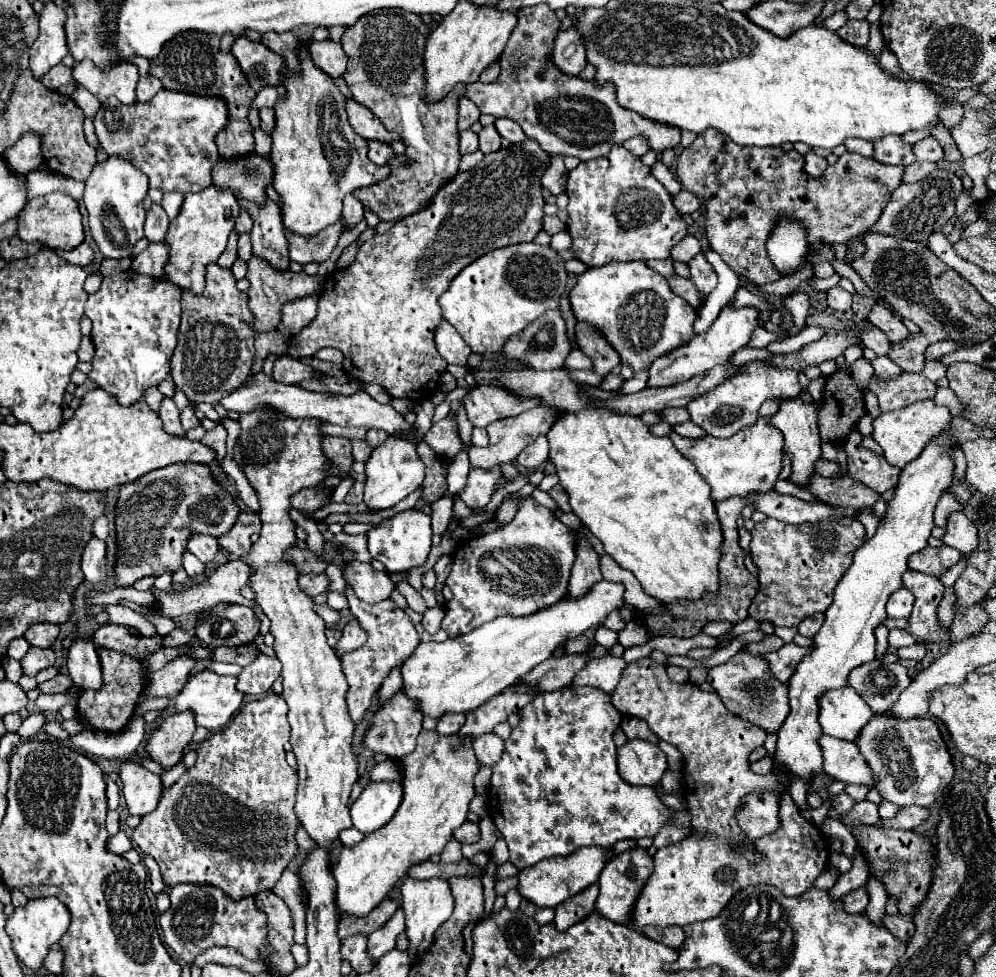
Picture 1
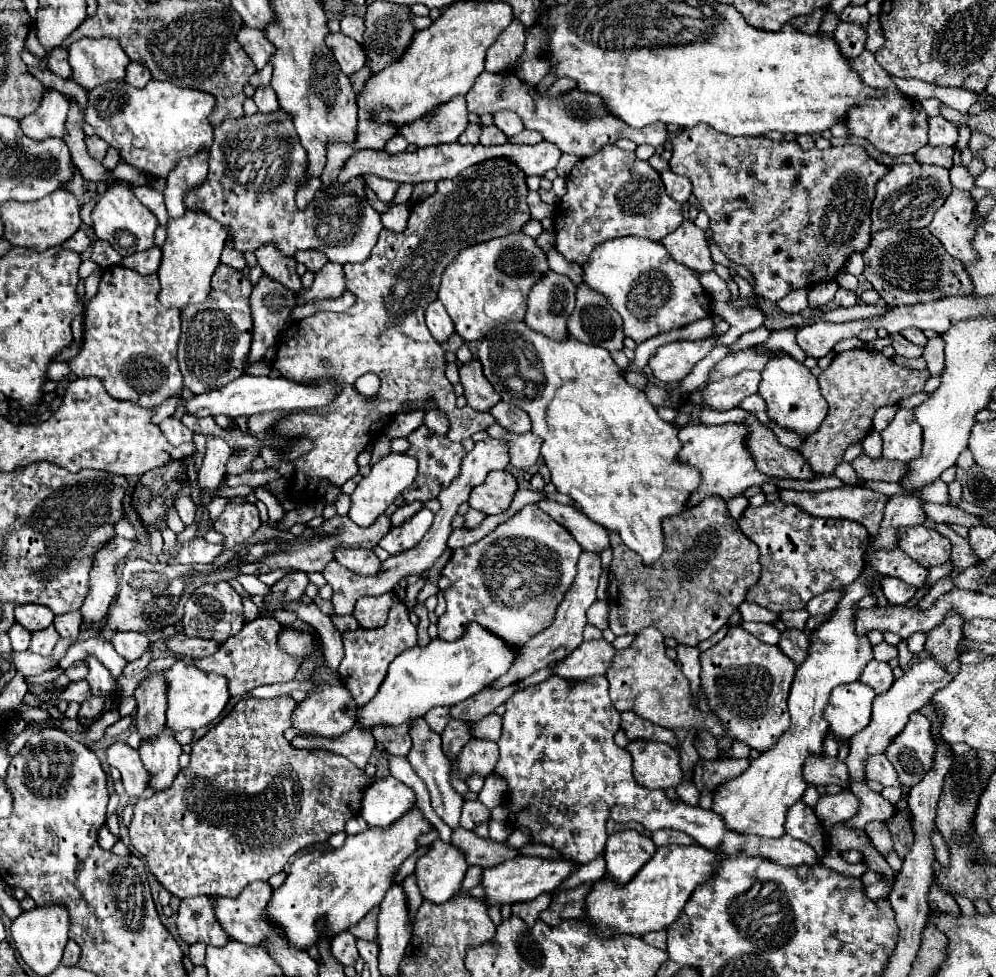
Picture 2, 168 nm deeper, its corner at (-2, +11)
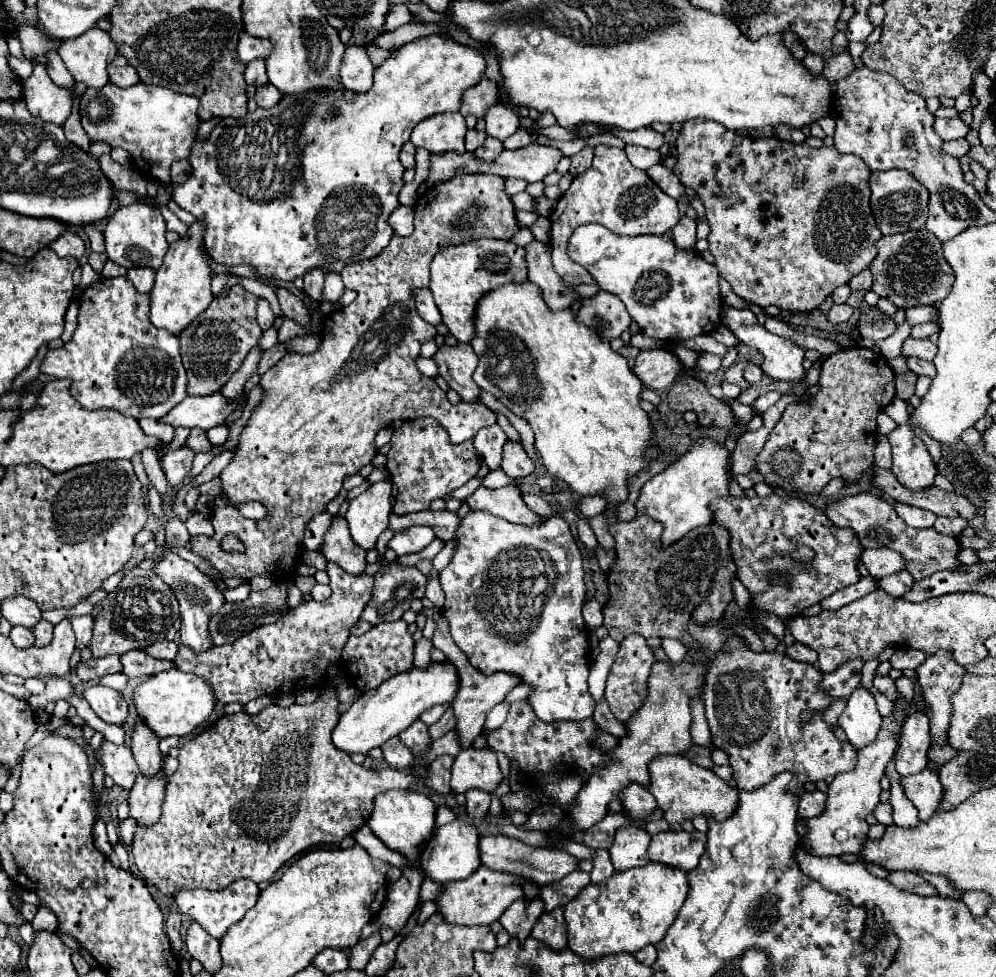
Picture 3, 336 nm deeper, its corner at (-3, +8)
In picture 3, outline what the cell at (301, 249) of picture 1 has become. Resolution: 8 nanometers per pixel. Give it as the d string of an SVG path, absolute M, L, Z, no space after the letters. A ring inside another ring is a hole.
M312 270L310 274L304 276L304 292L310 298L316 298L316 302L320 302L322 298L322 286L324 286L324 276L320 270Z

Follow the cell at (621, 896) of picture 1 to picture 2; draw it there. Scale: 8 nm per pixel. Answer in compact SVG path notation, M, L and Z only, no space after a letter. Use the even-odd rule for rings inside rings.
M637 831L611 833L605 849L607 877L613 879L615 885L629 883L635 873L653 857L655 849L655 843Z

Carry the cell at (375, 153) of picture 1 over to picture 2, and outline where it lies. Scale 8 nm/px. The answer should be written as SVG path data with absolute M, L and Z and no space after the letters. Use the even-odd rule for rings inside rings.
M401 135L391 137L391 139L387 141L387 145L385 145L385 151L387 151L387 153L401 153L401 151L405 151L405 149L407 149L407 141L405 141Z

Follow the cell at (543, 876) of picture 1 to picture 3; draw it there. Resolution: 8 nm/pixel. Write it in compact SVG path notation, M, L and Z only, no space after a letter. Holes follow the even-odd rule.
M480 866L472 876L464 880L454 880L452 884L442 884L442 892L436 896L436 914L440 914L448 924L458 926L476 926L476 924L492 924L502 916L502 912L514 902L524 898L518 876L496 872L486 866Z

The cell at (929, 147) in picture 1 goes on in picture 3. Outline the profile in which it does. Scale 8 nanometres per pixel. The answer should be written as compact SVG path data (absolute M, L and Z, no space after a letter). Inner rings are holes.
M936 118L934 130L940 134L942 140L958 140L964 138L968 132L968 126L960 118Z

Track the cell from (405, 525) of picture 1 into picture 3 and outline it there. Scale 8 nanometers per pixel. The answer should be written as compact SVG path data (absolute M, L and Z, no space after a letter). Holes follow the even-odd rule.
M412 526L400 532L394 532L392 540L388 542L388 546L398 554L412 554L412 552L420 552L422 548L426 548L432 540L434 540L434 532L428 526Z

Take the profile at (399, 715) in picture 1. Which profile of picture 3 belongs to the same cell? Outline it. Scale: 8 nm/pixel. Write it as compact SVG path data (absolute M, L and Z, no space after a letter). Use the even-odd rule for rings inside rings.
M398 736L390 738L388 742L384 742L384 744L382 744L382 750L384 750L384 760L386 760L392 768L402 770L402 768L412 766L412 762L414 762L414 756L412 756L410 748L404 746Z

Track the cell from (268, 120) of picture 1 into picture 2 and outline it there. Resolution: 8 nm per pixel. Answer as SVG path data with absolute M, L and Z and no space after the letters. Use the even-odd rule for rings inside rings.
M263 87L263 89L257 89L255 95L253 95L253 101L255 105L259 107L261 113L275 113L279 109L277 105L277 97L275 97L275 91L271 87Z

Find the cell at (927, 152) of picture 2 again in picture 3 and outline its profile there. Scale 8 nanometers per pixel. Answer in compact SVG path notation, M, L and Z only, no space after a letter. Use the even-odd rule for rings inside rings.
M954 140L954 142L944 142L944 152L954 156L954 158L962 158L966 152L970 150L970 142L968 140Z

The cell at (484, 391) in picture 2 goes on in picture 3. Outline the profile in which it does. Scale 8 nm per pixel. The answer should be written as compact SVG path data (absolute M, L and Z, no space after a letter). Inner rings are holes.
M470 344L456 346L440 346L432 356L438 366L438 374L454 388L464 402L472 402L478 398L478 384L472 380L472 372L478 366L478 356L474 354Z

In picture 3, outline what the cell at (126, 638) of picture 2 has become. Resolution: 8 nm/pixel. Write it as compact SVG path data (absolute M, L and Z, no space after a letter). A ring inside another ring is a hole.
M130 650L122 656L122 666L124 674L128 678L140 678L140 676L154 676L162 670L176 668L174 662L168 660L156 660L152 656L146 656L142 650Z

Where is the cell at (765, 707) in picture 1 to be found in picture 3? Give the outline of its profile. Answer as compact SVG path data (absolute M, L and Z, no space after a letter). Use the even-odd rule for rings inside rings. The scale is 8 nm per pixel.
M732 638L726 644L726 652L716 658L706 676L702 700L706 706L708 726L712 732L712 744L728 754L732 766L732 782L740 790L756 790L764 786L768 780L772 780L776 774L790 770L794 776L788 784L788 792L796 792L806 782L834 778L836 774L842 774L856 766L858 748L850 742L838 740L830 724L824 720L824 710L832 704L832 698L820 688L820 680L822 674L818 672L818 666L796 662L776 652L756 654L738 638ZM804 710L812 710L810 722L802 722L800 716Z

